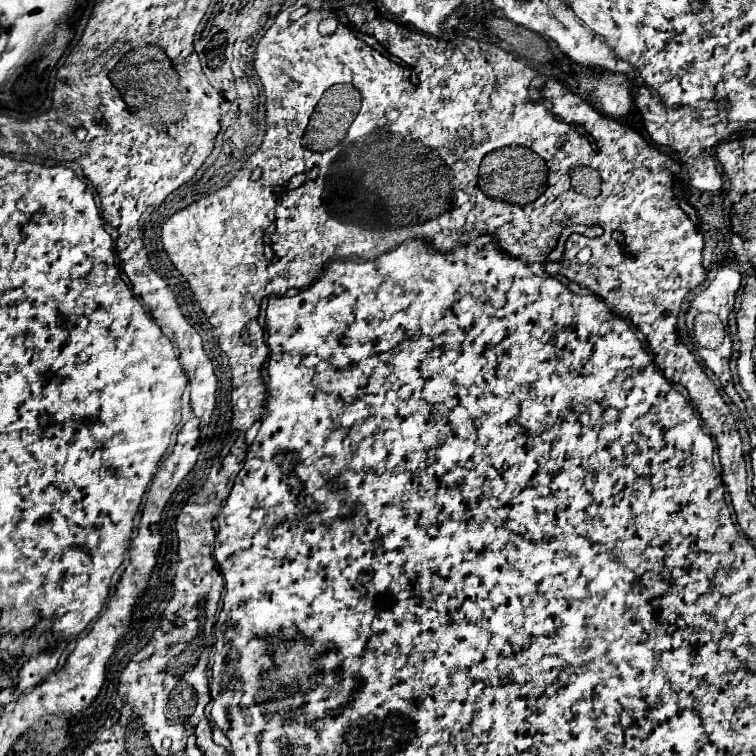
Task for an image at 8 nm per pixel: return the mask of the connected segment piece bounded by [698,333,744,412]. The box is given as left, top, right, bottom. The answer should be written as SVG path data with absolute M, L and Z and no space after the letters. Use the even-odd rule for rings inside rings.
M727 333L724 342L720 348L716 350L706 350L706 348L700 347L700 358L706 362L706 366L716 374L716 378L720 380L724 392L732 398L732 402L738 406L738 410L742 412L744 410L744 402L742 398L738 396L738 392L734 390L734 382L732 382L732 374L730 374L730 358L732 358L732 339Z

